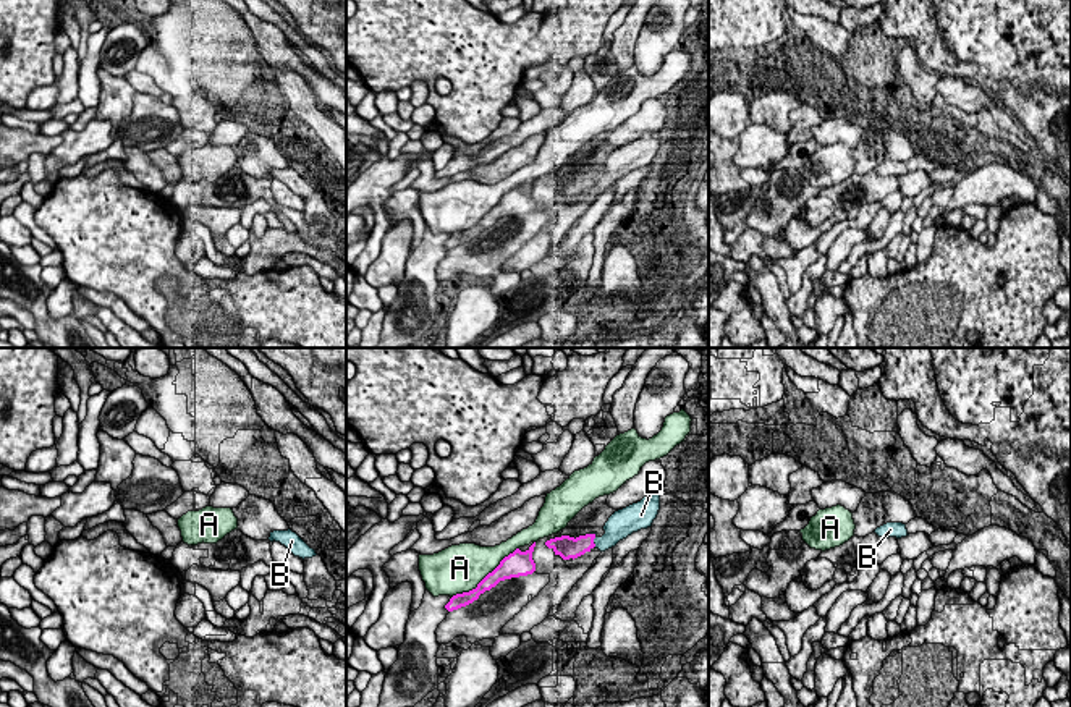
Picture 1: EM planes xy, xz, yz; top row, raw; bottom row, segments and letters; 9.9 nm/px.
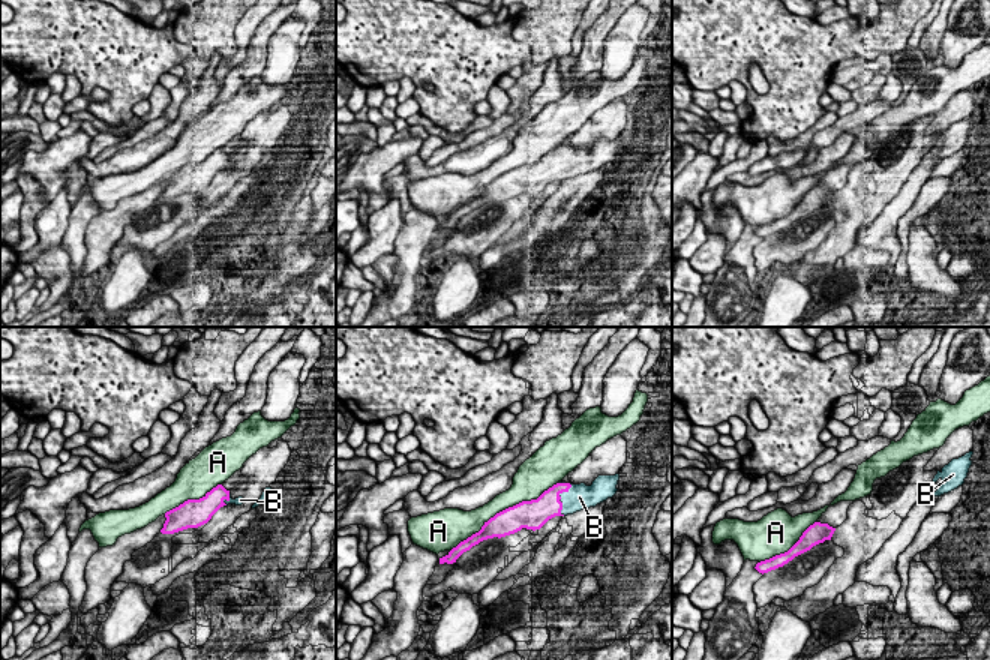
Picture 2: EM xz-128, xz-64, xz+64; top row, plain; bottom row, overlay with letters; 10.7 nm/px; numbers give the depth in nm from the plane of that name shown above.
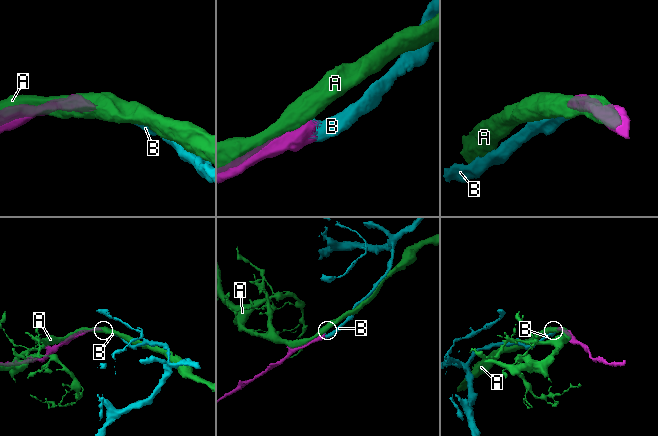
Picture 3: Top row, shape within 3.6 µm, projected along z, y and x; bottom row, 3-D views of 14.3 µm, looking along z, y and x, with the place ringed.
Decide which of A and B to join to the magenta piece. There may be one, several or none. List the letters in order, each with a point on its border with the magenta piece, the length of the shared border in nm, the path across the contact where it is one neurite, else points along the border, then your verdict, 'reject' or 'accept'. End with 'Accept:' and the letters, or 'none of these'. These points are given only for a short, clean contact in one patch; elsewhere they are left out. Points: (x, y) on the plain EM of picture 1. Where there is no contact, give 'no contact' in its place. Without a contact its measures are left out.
A: meets magenta in xz at (484, 215); contact 850 nm long; reject
B: meets magenta in xz at (594, 175); contact 150 nm long; runs through xz (571, 185), (578, 185), (594, 175), (605, 177), (617, 165); accept
Accept: B

